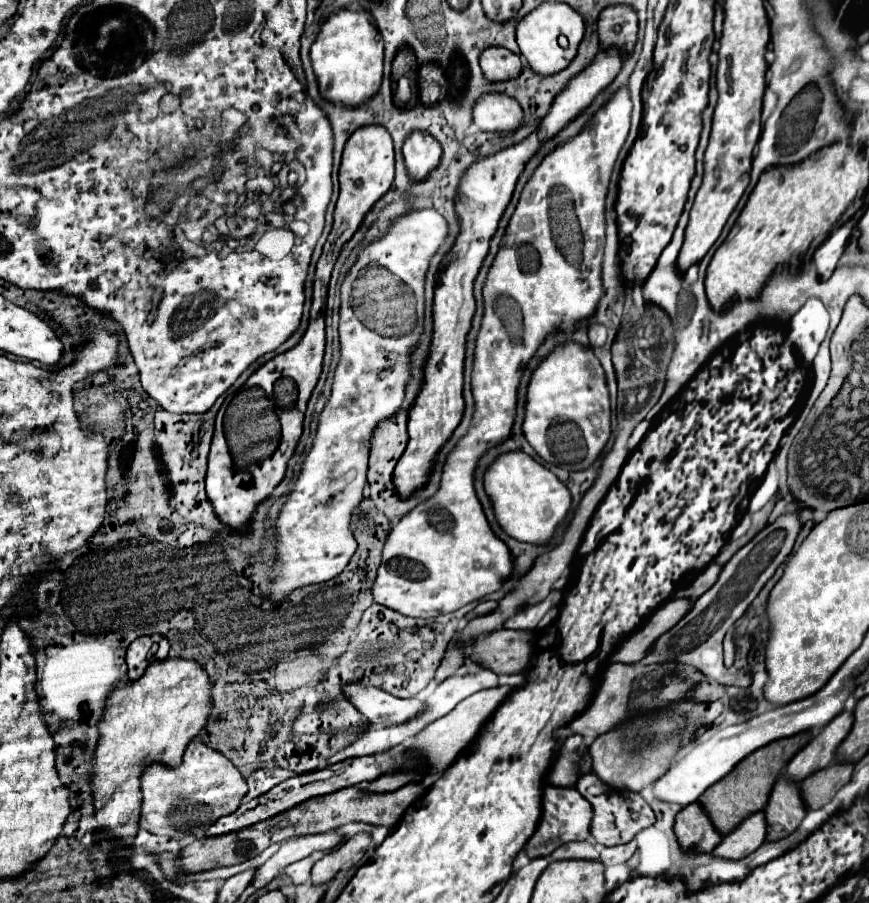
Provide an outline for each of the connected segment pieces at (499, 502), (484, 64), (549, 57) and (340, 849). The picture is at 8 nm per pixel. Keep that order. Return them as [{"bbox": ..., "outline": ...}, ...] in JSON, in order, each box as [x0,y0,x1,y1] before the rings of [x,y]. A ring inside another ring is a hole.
[{"bbox":[483,450,571,544],"outline":[[[521,450],[497,456],[485,470],[483,486],[493,504],[499,526],[519,542],[543,544],[551,540],[557,524],[571,508],[571,494],[565,484],[551,470]]]},{"bbox":[479,46,521,80],"outline":[[[501,46],[485,48],[479,62],[487,80],[509,80],[521,72],[521,58]]]},{"bbox":[517,2,585,76],"outline":[[[549,2],[549,4],[541,4],[541,6],[533,8],[527,16],[523,16],[517,22],[517,44],[521,48],[521,54],[529,62],[529,66],[537,74],[549,76],[549,74],[555,74],[555,72],[563,70],[565,66],[569,66],[569,62],[577,54],[579,42],[583,40],[583,32],[585,32],[585,24],[583,24],[581,14],[577,14],[565,2]],[[561,34],[565,34],[569,40],[567,48],[561,48],[557,42],[557,36],[561,36]]]},{"bbox":[311,834,371,886],"outline":[[[355,834],[353,838],[345,840],[343,846],[337,846],[333,852],[327,852],[311,870],[311,882],[315,886],[329,884],[337,872],[353,868],[365,854],[367,846],[371,842],[369,834]]]}]

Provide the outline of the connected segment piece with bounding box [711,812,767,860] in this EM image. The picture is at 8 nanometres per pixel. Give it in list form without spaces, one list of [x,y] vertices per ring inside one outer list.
[[[757,812],[749,816],[741,826],[737,826],[731,834],[723,836],[719,846],[711,852],[711,856],[727,858],[727,860],[741,860],[749,856],[749,852],[755,852],[763,842],[767,834],[765,814]]]

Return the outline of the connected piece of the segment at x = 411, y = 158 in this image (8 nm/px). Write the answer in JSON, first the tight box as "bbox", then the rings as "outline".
{"bbox":[403,132,441,178],"outline":[[[411,132],[403,142],[403,156],[411,178],[425,178],[441,160],[441,144],[429,132]]]}

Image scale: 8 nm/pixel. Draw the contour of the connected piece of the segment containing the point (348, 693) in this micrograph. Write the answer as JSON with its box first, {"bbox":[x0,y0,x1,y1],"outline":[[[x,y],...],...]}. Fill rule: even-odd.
{"bbox":[345,684,425,726],"outline":[[[345,684],[345,698],[359,710],[361,716],[371,726],[383,724],[403,724],[425,710],[421,698],[401,700],[377,686],[361,686],[361,684]]]}

